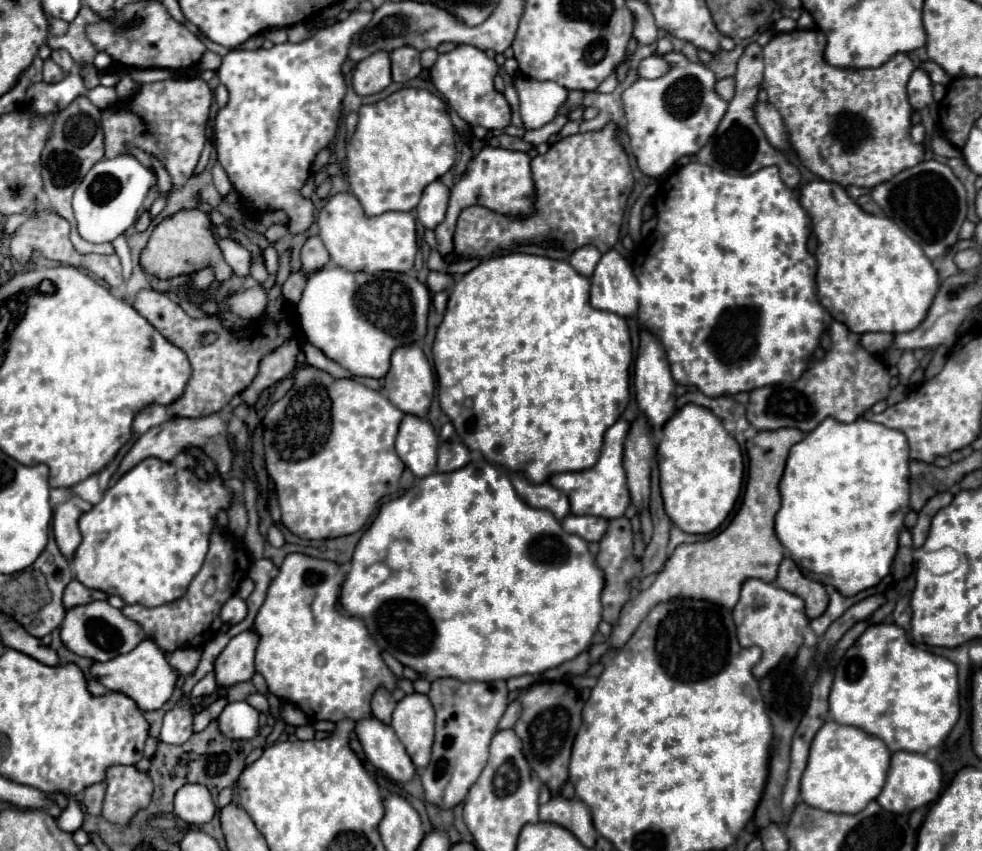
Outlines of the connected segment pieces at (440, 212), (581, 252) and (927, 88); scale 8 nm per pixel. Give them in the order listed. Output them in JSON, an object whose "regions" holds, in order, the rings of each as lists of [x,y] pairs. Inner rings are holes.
{"regions":[[[[434,181],[426,187],[426,191],[416,207],[418,221],[426,229],[436,229],[444,221],[444,215],[448,209],[448,197],[450,197],[450,191],[440,181]]],[[[586,245],[586,247],[580,247],[580,249],[576,249],[576,251],[572,253],[570,265],[572,265],[580,275],[590,277],[592,271],[596,269],[596,263],[600,261],[600,257],[602,257],[602,253],[600,253],[596,247]]],[[[920,67],[914,69],[906,89],[908,89],[908,101],[910,101],[912,109],[916,109],[916,111],[934,103],[934,99],[932,99],[932,81],[930,81],[930,77],[924,69],[920,69]]]]}

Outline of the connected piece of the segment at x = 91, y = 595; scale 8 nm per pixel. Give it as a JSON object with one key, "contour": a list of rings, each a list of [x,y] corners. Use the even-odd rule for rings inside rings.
{"contour":[[[72,579],[70,585],[64,591],[64,607],[76,607],[76,605],[86,605],[90,601],[106,601],[108,595],[104,591],[96,591],[96,589],[88,589],[84,587],[80,581]]]}

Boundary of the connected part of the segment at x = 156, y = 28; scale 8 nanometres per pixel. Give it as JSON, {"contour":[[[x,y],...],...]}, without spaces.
{"contour":[[[160,1],[128,3],[110,17],[86,25],[86,33],[96,51],[108,53],[128,69],[190,69],[198,65],[206,45],[184,25],[176,23]]]}

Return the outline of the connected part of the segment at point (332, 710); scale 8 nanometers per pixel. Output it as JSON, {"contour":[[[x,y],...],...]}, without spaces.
{"contour":[[[290,553],[280,565],[278,577],[270,583],[266,601],[254,619],[254,631],[260,635],[260,643],[256,647],[256,671],[262,673],[268,689],[276,697],[298,705],[308,717],[316,721],[336,723],[340,719],[352,719],[358,723],[362,719],[370,719],[370,699],[374,693],[382,687],[388,691],[396,687],[396,679],[386,667],[380,647],[372,639],[366,623],[336,609],[344,579],[346,573],[334,561]]]}

